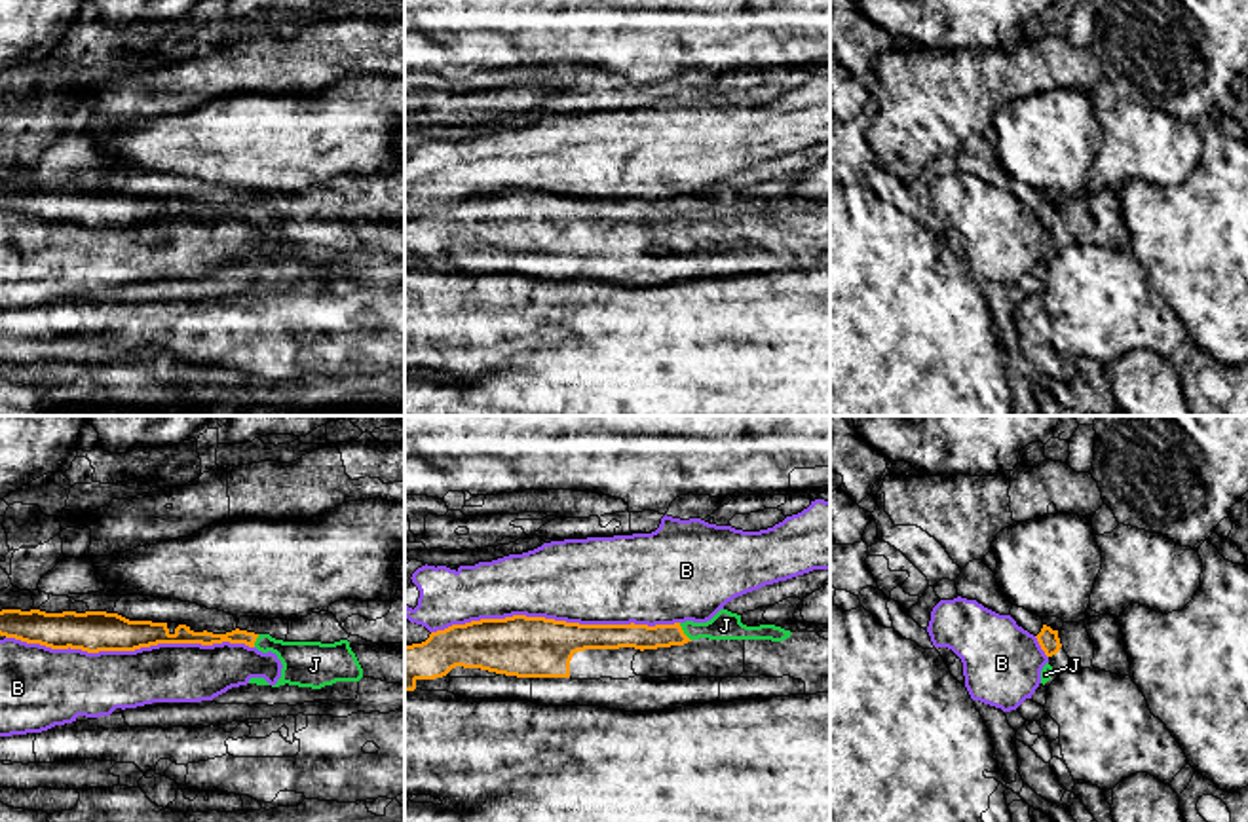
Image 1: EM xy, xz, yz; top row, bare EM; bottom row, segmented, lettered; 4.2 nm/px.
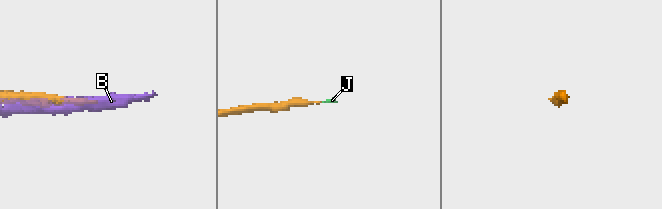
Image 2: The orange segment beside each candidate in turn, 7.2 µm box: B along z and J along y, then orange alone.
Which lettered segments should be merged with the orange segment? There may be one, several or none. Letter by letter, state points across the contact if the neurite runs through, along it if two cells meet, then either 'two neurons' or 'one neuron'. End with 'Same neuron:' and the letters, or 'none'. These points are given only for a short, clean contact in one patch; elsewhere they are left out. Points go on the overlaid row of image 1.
B: two neurons
J: way xz (641, 636), (682, 633), (724, 625); one neuron
Same neuron: J

